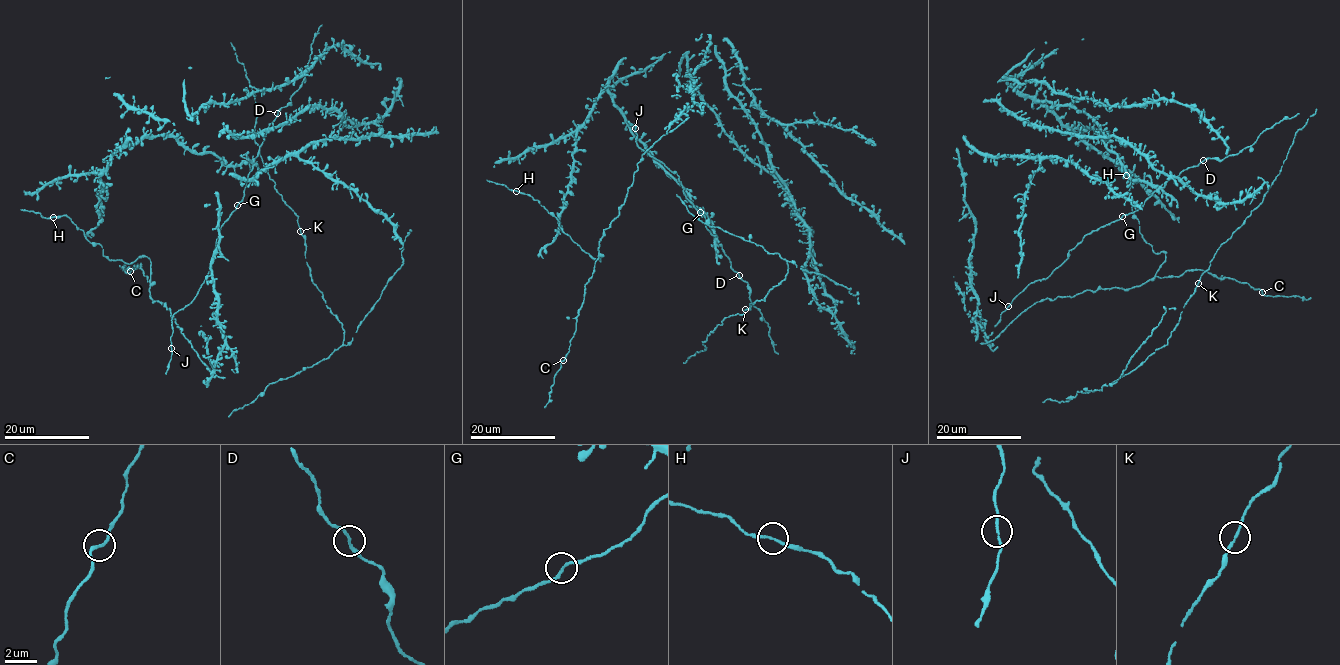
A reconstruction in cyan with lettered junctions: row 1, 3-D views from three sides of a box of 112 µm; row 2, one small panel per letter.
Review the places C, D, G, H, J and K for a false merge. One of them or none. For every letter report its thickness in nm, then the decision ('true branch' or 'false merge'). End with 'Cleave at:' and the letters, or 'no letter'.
C: calibre 170 nm; true branch
D: calibre 160 nm; true branch
G: calibre 150 nm; true branch
H: calibre 160 nm; true branch
J: calibre 150 nm; true branch
K: calibre 150 nm; true branch
Cleave at: no letter

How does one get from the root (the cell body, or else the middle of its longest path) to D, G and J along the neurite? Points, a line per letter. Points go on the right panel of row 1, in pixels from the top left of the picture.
D: (1063, 263), (1067, 253), (1086, 234), (1136, 211), (1167, 181), (1204, 160)
G: (1063, 263), (1067, 253), (1086, 234), (1122, 216)
J: (1063, 263), (1045, 278), (1030, 282), (1008, 307)

